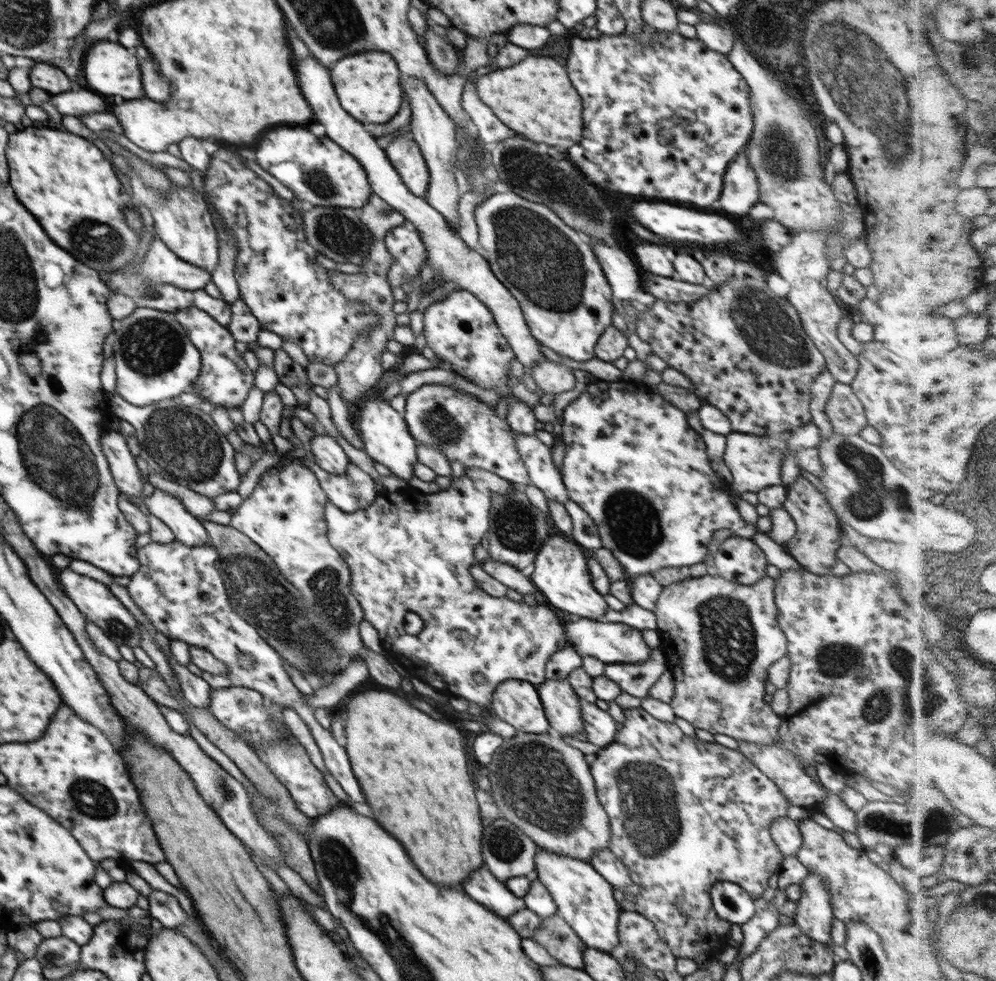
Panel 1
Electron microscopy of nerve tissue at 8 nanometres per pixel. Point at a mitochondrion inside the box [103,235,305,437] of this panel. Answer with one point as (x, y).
(151, 346)

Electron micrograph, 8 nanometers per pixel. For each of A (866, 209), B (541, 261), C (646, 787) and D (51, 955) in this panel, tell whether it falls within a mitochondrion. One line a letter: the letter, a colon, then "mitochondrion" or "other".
A: other
B: mitochondrion
C: mitochondrion
D: mitochondrion

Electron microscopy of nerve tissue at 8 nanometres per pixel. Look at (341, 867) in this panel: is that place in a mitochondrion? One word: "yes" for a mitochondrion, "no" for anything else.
yes

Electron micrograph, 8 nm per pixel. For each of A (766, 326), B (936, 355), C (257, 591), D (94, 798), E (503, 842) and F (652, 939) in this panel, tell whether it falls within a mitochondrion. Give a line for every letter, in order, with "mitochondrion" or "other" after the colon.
A: mitochondrion
B: other
C: mitochondrion
D: mitochondrion
E: mitochondrion
F: other

